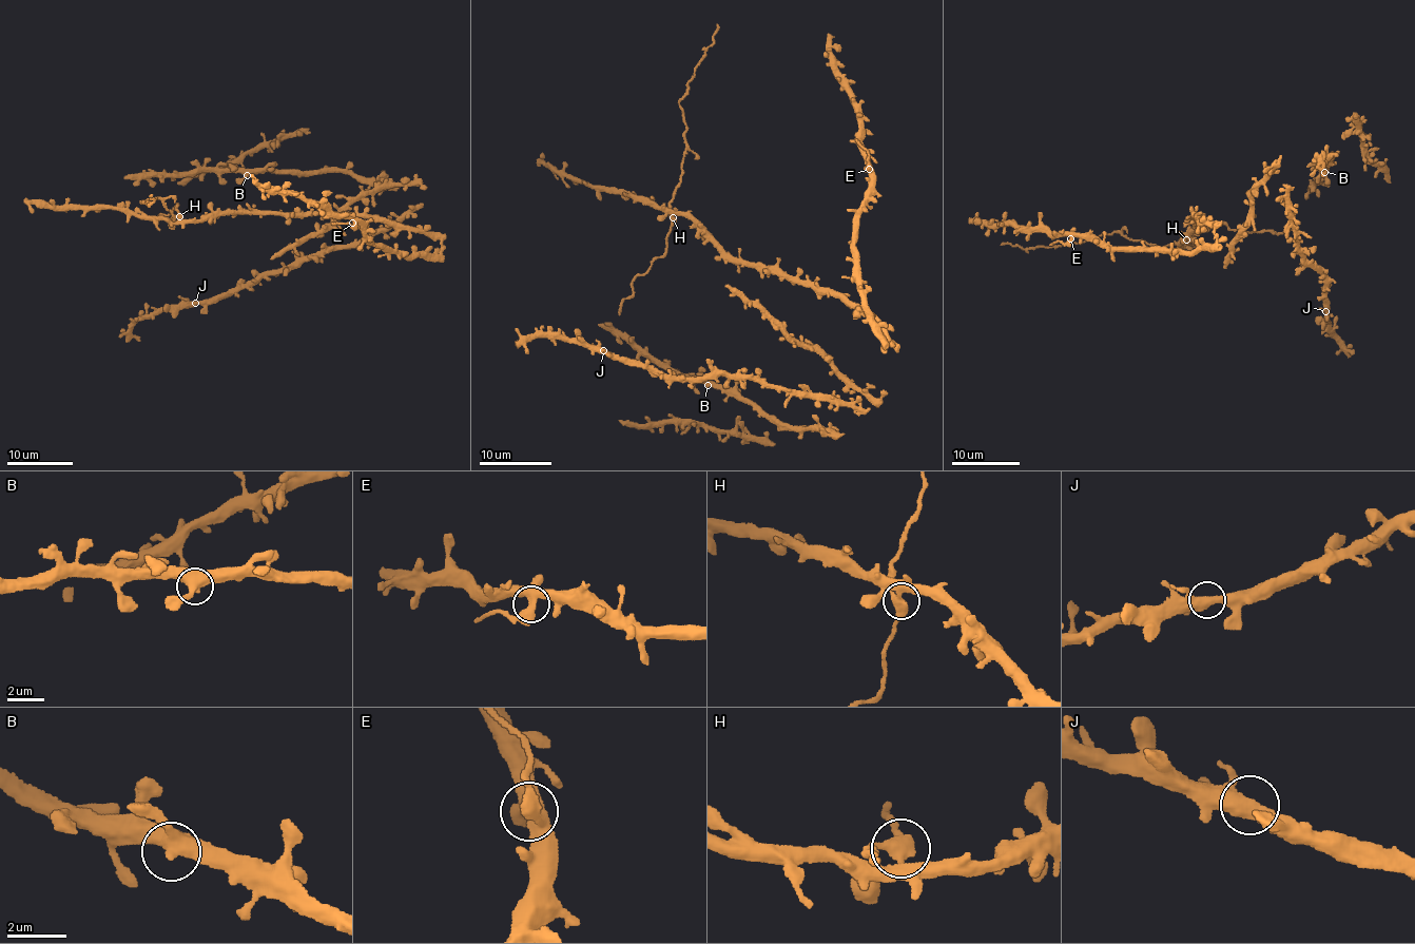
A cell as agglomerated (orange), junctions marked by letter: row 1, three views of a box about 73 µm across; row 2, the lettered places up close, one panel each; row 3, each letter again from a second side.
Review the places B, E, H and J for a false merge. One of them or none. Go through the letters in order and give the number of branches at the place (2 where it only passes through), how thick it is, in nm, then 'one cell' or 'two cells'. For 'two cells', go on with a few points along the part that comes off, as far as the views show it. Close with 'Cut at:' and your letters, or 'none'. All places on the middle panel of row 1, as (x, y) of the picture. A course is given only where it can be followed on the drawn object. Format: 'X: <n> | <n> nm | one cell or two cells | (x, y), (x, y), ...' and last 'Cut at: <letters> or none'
B: 3 | 440 nm | one cell
E: 3 | 440 nm | one cell
H: 3 | 360 nm | two cells | (674, 217), (669, 205), (680, 180), (686, 145), (678, 103), (694, 68), (717, 33), (716, 23)
J: 3 | 420 nm | one cell
Cut at: H

